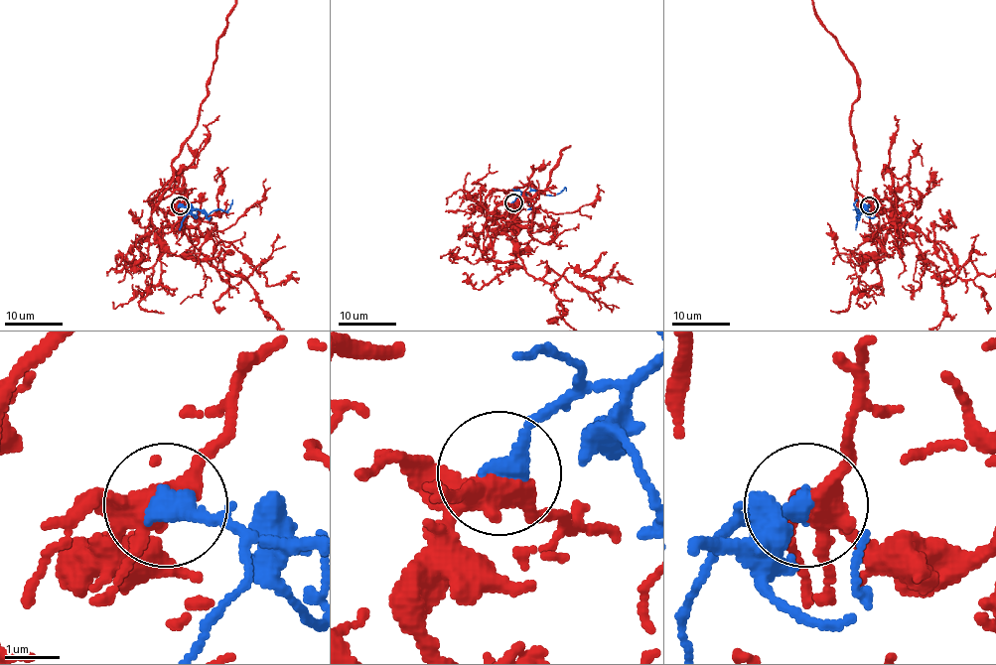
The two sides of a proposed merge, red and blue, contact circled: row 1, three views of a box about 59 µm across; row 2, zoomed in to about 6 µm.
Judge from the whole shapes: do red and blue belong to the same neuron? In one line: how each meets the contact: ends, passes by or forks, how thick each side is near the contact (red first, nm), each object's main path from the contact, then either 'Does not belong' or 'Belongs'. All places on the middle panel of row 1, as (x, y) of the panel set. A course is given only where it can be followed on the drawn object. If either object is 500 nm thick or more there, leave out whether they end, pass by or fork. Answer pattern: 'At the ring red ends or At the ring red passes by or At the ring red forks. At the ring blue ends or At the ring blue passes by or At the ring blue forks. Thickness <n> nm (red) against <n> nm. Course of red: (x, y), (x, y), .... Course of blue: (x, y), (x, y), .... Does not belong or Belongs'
At the ring red forks. At the ring blue ends. Thickness 400 nm (red) against 400 nm. Course of blue: (513, 202), (531, 191), (548, 196), (564, 188), (566, 191). Belongs

